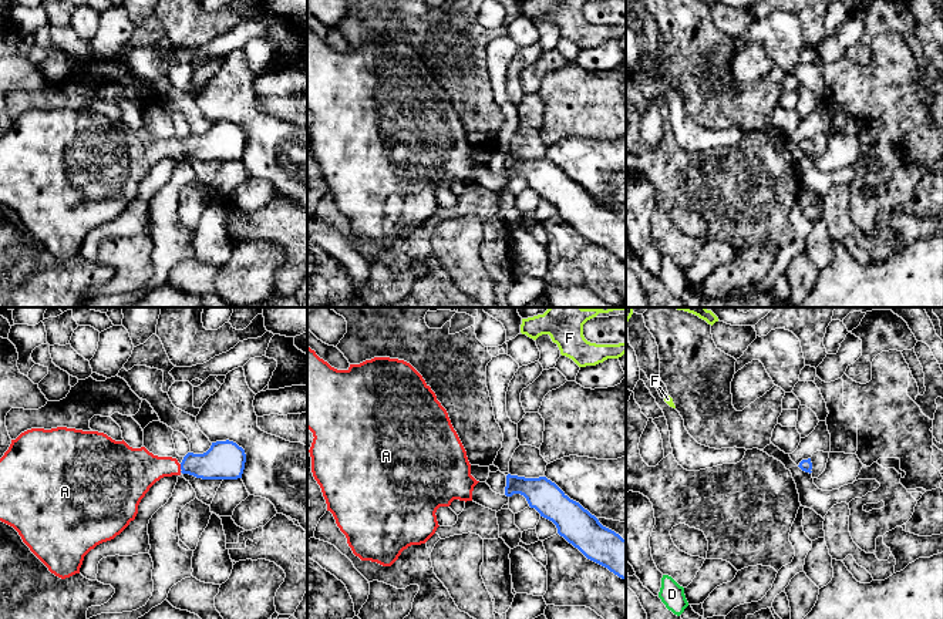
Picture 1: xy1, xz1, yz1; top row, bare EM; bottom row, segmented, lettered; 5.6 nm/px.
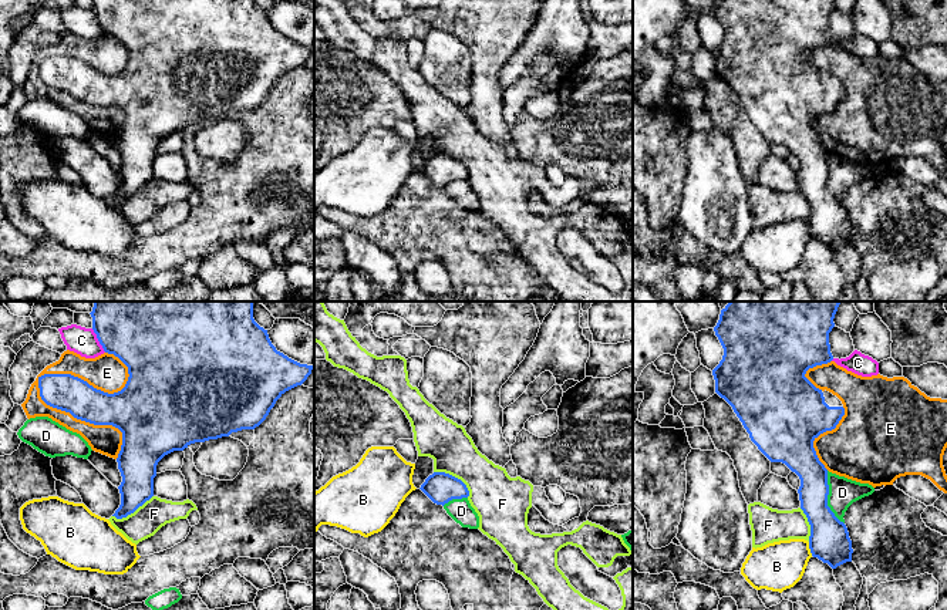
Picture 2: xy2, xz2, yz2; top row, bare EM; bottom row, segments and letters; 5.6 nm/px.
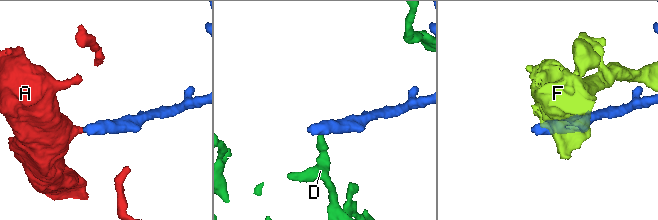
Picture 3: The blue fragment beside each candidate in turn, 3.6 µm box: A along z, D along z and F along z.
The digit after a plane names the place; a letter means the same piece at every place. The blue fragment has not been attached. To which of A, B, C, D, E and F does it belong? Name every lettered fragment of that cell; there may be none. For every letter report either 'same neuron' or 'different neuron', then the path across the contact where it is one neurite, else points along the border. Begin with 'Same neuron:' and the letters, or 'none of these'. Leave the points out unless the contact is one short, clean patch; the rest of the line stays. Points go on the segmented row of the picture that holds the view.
Same neuron: A
A: same neuron; runs through xy1 (224, 460), (211, 466), (181, 467), (137, 470)
B: different neuron; border along yz2 (808, 542), (812, 555)
C: different neuron
D: different neuron; border along yz2 (826, 471), (828, 506), (843, 523)
E: different neuron
F: different neuron

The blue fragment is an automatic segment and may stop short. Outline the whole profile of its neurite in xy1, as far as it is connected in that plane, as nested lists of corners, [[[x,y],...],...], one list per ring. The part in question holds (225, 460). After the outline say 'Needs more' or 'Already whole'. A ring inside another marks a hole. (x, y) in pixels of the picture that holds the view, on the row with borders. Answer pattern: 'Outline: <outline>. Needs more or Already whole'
Outline: [[[31,428],[11,440],[0,458],[0,521],[18,532],[51,573],[65,579],[80,573],[91,549],[114,539],[135,519],[141,499],[161,478],[189,474],[238,480],[245,462],[245,450],[229,440],[212,443],[203,454],[188,453],[179,464],[176,458],[132,448],[98,431]]]. Needs more

